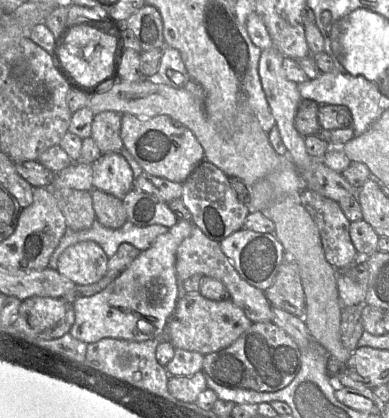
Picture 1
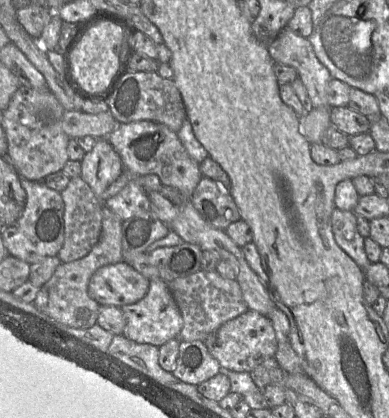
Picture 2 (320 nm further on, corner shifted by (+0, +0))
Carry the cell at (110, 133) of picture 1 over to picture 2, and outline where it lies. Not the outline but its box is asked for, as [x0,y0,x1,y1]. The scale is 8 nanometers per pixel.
[81,138,124,199]

